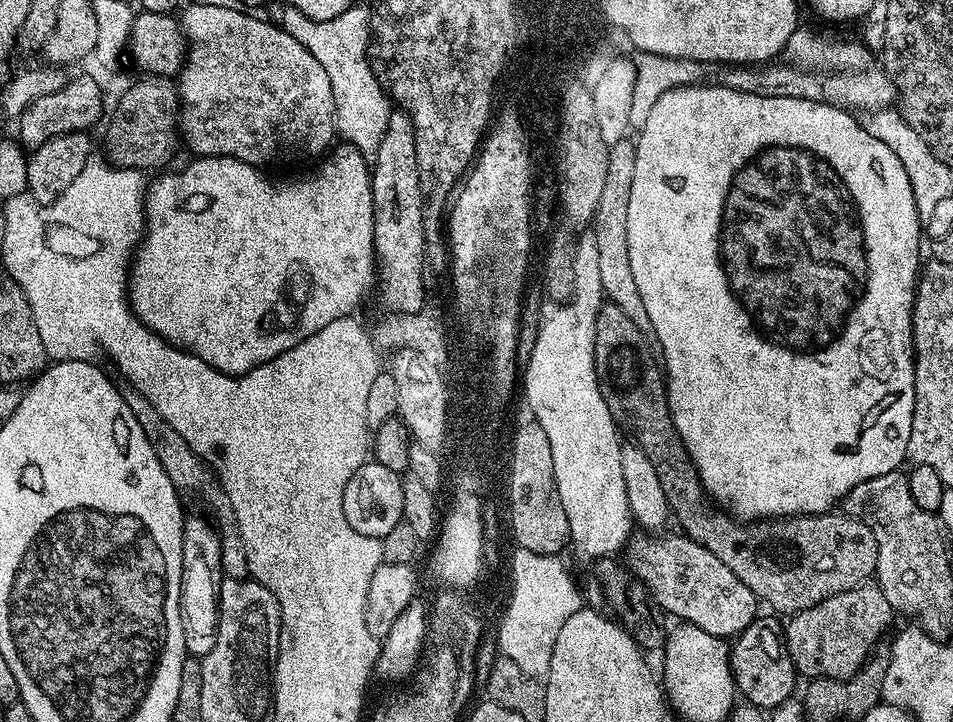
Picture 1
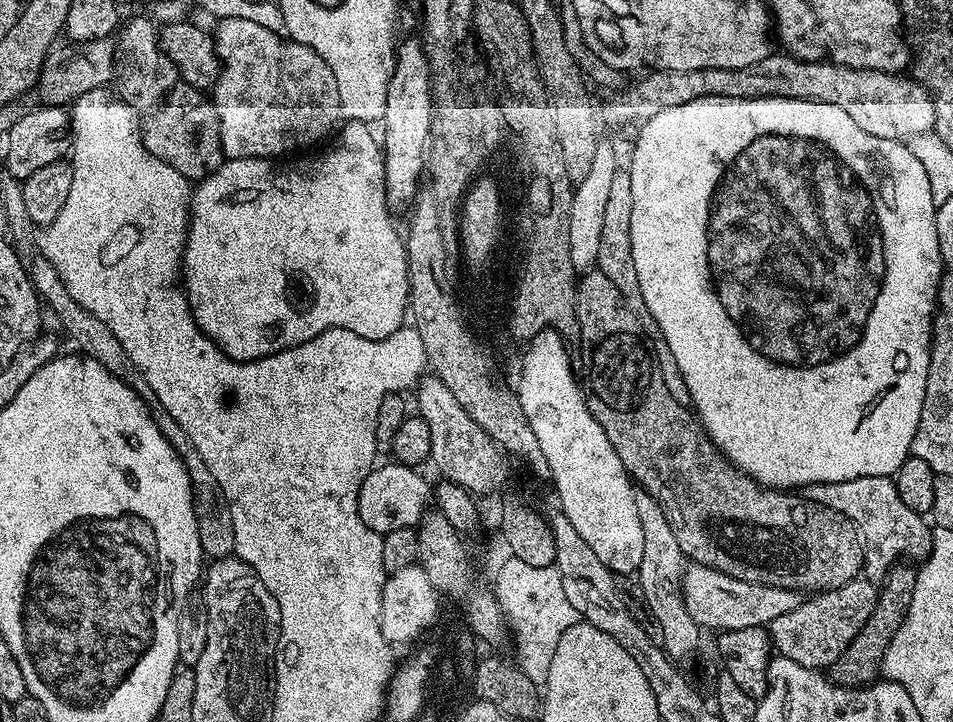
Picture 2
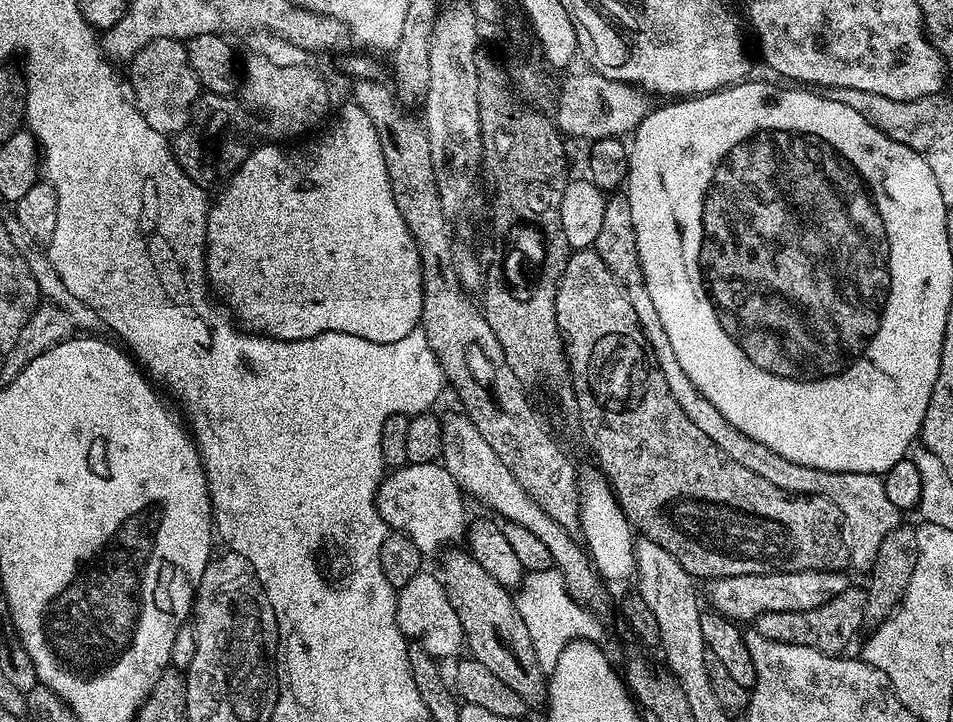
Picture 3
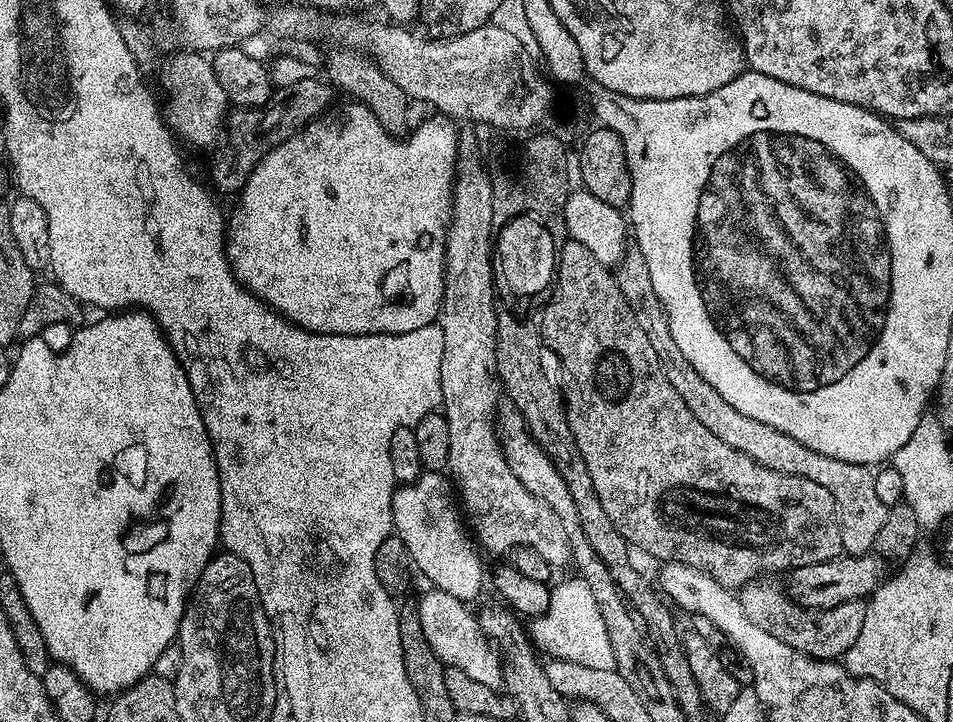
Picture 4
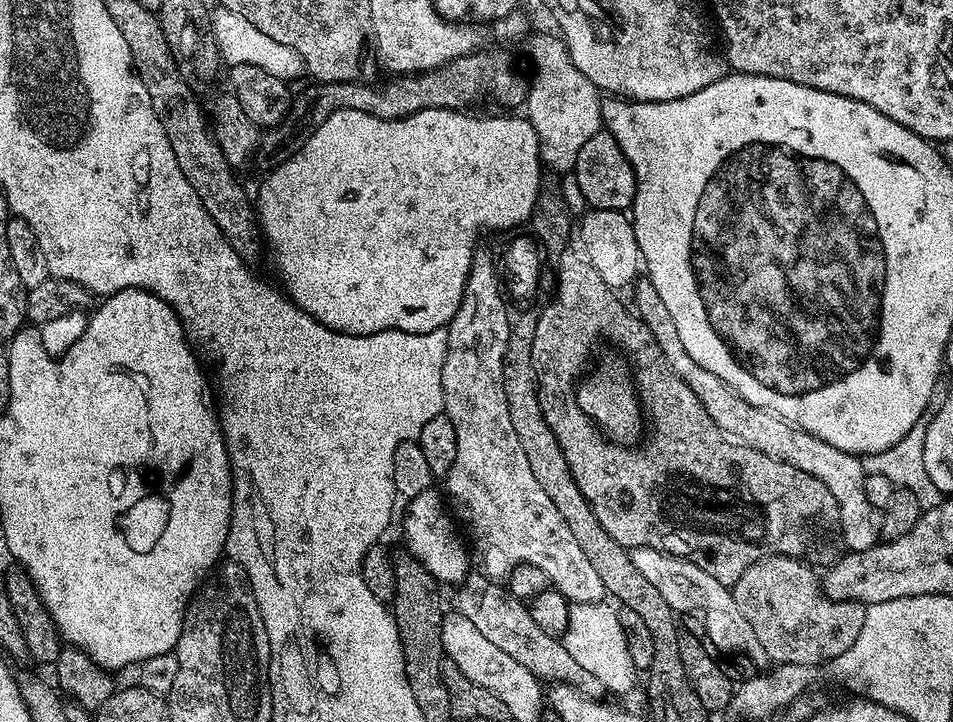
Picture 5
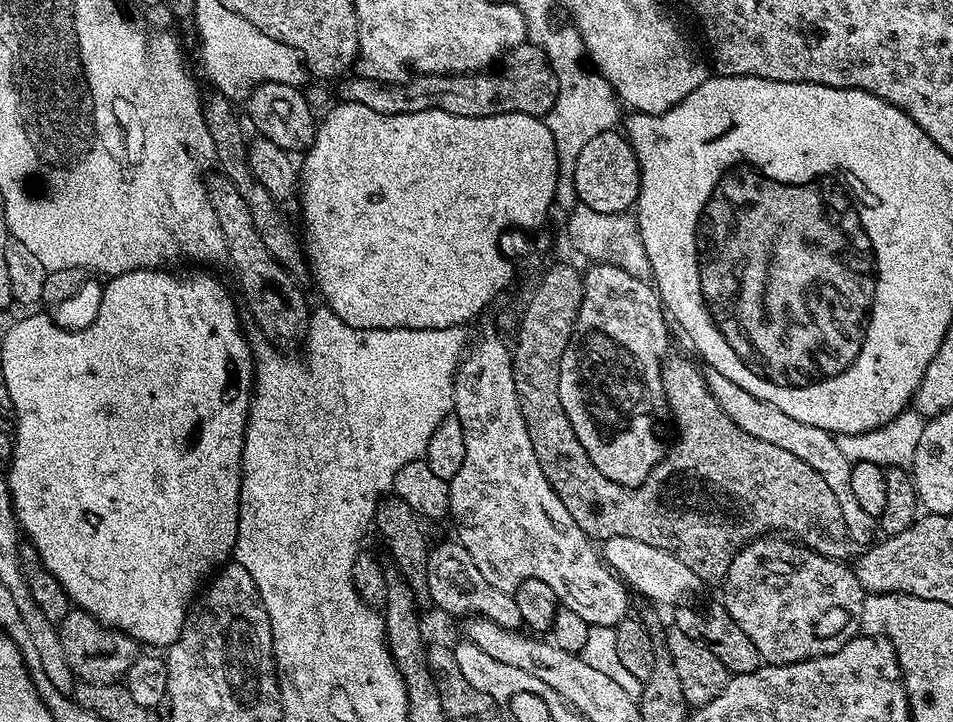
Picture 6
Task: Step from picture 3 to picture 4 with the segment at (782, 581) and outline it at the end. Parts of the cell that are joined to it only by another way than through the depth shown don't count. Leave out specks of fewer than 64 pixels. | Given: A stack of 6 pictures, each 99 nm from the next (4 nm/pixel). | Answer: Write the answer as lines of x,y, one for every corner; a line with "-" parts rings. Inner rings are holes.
841,554
826,562
810,566
798,566
787,573
786,591
796,604
804,608
833,608
842,606
842,602
864,600
880,587
885,579
885,561
875,554
849,556

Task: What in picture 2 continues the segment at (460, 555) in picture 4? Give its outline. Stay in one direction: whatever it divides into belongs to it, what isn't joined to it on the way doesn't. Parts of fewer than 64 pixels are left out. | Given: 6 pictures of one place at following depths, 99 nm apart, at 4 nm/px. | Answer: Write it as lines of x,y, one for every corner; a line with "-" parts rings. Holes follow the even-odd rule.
389,462
373,467
358,490
358,514
370,530
378,533
400,533
404,528
416,528
430,508
430,484
416,468

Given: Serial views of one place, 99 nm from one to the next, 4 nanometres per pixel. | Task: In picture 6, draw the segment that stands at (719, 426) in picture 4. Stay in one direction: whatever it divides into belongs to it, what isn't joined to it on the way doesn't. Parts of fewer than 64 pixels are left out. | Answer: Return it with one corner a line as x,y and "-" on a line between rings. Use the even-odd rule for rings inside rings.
705,367
703,373
710,394
718,402
718,406
722,406
726,414
730,414
730,422
746,430
746,434
751,434
753,438
762,438
762,442
774,442
774,446
782,450
790,450
794,458
802,458
806,466
822,474
826,486
834,490
838,498
838,506
842,506
842,518
846,518
846,530
850,534
853,545
868,546
877,539
877,517
866,514
866,510
862,510
862,506
858,506
858,501
854,499
850,487
850,470
853,463
846,458
846,454
842,454
842,450
838,450
838,442
833,433
822,430
818,426
806,426
806,422
798,422
798,418
790,418
790,414
778,410
778,406
770,402
762,402
762,398
754,398
750,390
742,390
738,382
730,382
730,378
726,378
726,374
718,374
718,370

